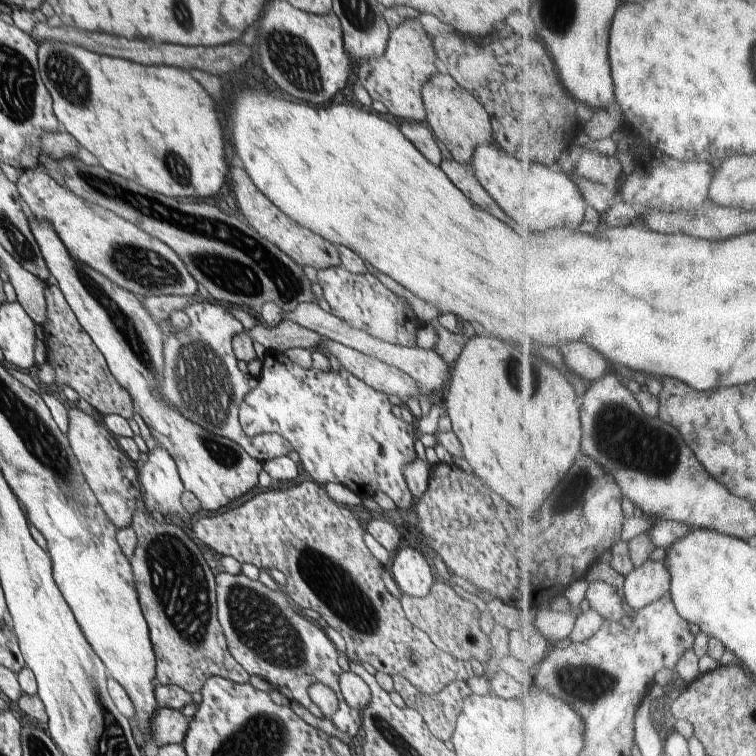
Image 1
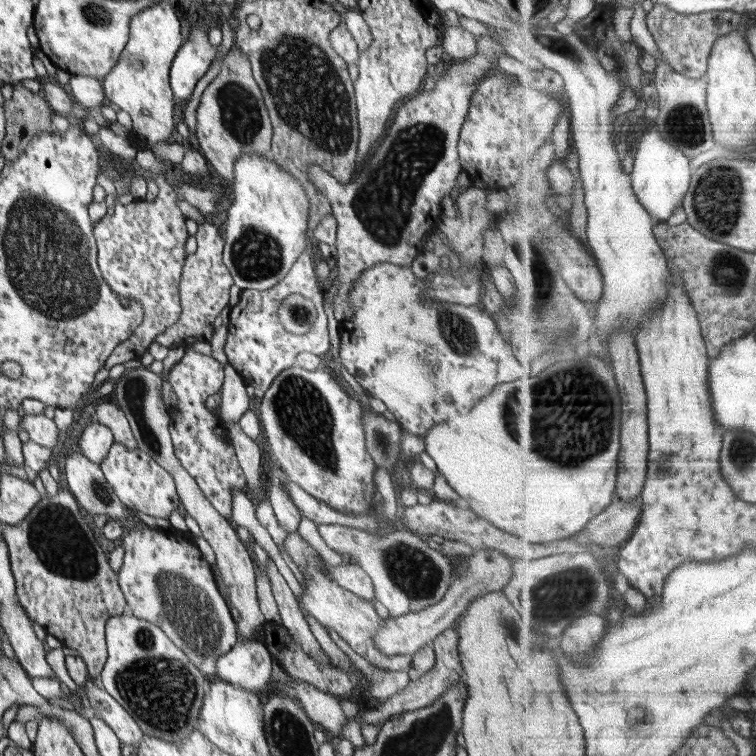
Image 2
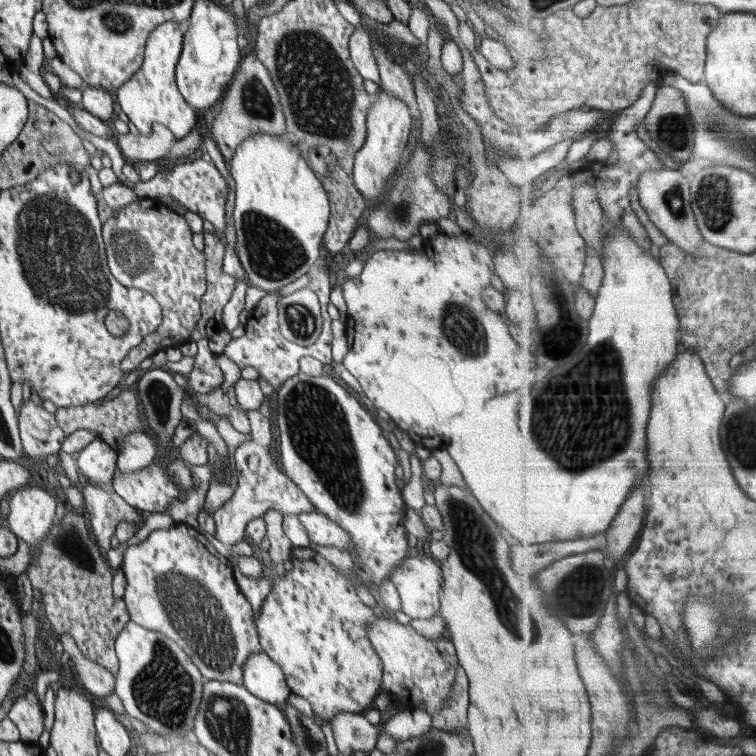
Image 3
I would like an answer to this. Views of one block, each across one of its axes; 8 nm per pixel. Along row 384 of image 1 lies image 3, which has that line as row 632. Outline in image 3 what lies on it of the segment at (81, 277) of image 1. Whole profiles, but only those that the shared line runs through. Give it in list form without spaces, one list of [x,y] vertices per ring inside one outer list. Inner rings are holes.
[[[129,620],[115,640],[119,669],[115,675],[115,694],[120,697],[128,716],[143,722],[150,732],[180,740],[194,728],[194,722],[203,696],[205,676],[192,659],[171,638],[162,632],[148,630]]]

